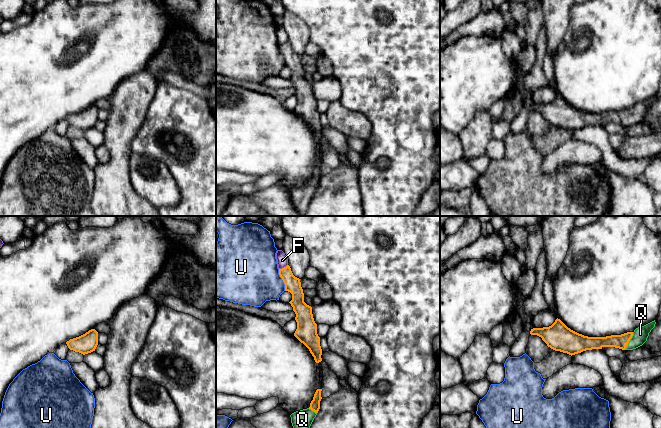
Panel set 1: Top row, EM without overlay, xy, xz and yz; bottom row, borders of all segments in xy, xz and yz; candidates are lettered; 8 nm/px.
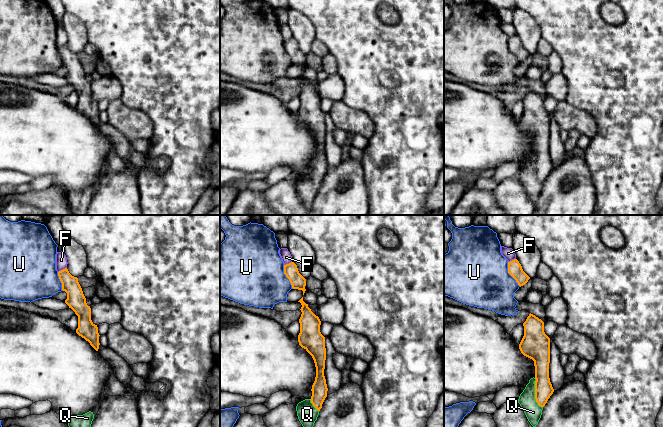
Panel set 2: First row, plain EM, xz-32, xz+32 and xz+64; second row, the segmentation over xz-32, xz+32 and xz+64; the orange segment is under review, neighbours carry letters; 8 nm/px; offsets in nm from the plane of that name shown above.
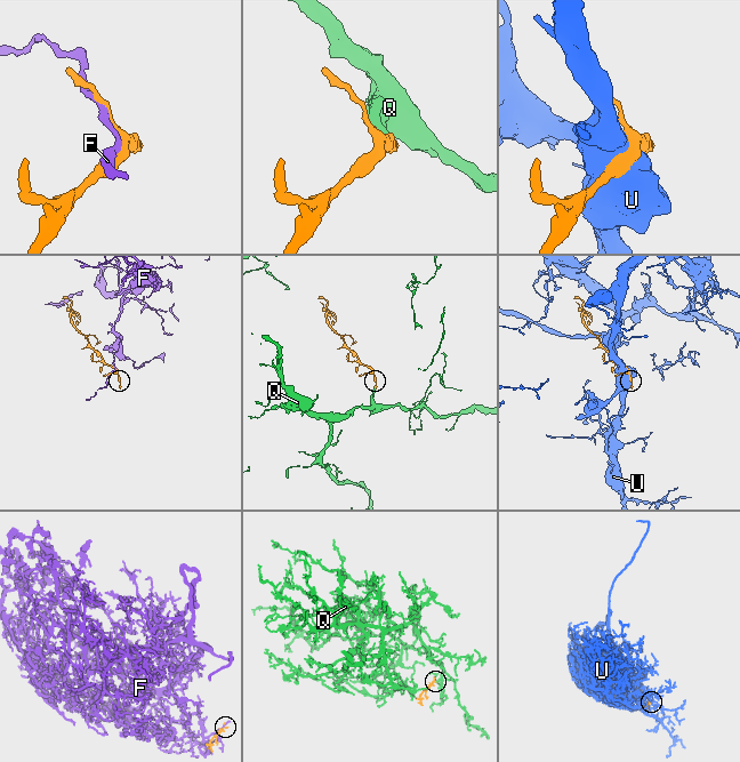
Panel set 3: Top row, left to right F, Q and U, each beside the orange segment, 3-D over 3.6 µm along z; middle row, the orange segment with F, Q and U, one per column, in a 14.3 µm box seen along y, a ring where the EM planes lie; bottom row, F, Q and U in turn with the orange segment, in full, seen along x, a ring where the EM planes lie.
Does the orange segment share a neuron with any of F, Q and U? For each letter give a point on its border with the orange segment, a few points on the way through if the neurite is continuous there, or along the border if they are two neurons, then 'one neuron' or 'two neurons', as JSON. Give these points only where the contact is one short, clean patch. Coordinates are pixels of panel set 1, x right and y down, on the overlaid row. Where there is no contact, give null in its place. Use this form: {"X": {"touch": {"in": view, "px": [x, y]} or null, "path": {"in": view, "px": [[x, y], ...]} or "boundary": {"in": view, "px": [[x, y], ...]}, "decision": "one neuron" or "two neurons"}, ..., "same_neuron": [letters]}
{"F": {"touch": {"in": "xz", "px": [284, 267]}, "decision": "two neurons"}, "Q": {"touch": {"in": "yz", "px": [629, 340]}, "path": {"in": "yz", "px": [[621, 341], [629, 340], [634, 340], [640, 334]]}, "decision": "one neuron"}, "U": {"touch": {"in": "xz", "px": [282, 279]}, "decision": "two neurons"}, "same_neuron": ["Q"]}

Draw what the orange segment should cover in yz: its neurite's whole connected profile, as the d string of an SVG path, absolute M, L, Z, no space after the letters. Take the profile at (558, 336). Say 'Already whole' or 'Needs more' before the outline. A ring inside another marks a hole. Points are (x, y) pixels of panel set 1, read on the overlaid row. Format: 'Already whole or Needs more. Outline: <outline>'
Needs more. Outline: M560 319L549 327L533 328L531 335L537 335L555 351L575 355L586 350L602 349L603 347L615 347L622 350L633 350L642 346L655 327L655 320L633 332L606 337L588 337L568 328Z

